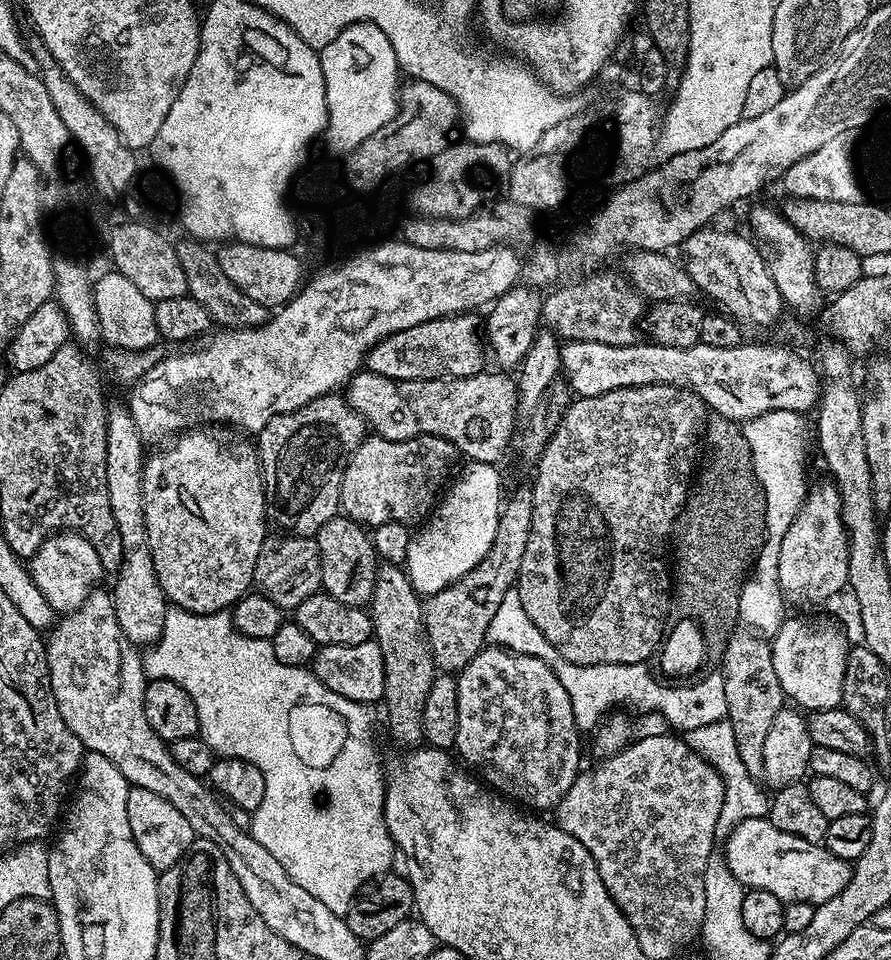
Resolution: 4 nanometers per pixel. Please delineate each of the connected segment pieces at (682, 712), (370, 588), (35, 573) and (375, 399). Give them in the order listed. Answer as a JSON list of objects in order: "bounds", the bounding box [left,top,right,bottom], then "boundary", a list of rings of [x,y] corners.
[{"bounds":[487,587,728,734],"boundary":[[[516,587],[511,588],[505,594],[502,598],[502,603],[498,605],[498,611],[494,614],[494,618],[490,618],[487,643],[492,646],[506,648],[509,652],[533,656],[549,664],[554,670],[558,682],[562,682],[562,687],[566,689],[566,694],[570,694],[570,706],[574,706],[574,722],[576,727],[584,734],[591,733],[609,713],[619,709],[616,708],[619,704],[629,704],[630,707],[637,708],[637,713],[640,714],[659,712],[660,716],[666,718],[669,729],[675,730],[680,734],[693,732],[698,726],[710,726],[710,722],[718,722],[725,719],[728,715],[726,682],[724,681],[723,671],[716,670],[716,672],[710,673],[709,676],[704,676],[701,680],[694,681],[693,684],[686,684],[690,682],[676,682],[673,683],[676,684],[673,688],[667,688],[666,685],[659,684],[652,677],[652,672],[648,669],[649,665],[647,663],[582,666],[562,658],[558,654],[558,650],[554,650],[554,646],[550,646],[550,642],[546,642],[546,634],[542,634],[542,630],[538,630],[538,626],[534,626],[534,622],[530,622],[530,614],[526,614],[526,610],[522,607],[522,598],[518,598]]]},{"bounds":[314,514,378,606],"boundary":[[[338,514],[330,522],[326,522],[326,526],[316,531],[314,539],[320,551],[320,583],[323,591],[338,598],[338,602],[346,602],[346,606],[368,606],[371,595],[374,594],[378,567],[371,535],[355,520]]]},{"bounds":[30,530,105,614],"boundary":[[[60,530],[49,535],[40,549],[31,556],[30,571],[38,590],[42,590],[46,602],[50,602],[53,613],[56,614],[67,614],[82,606],[89,592],[99,585],[96,583],[100,576],[105,575],[94,546],[90,546],[86,537],[71,530]]]},{"bounds":[346,370,518,465],"boundary":[[[361,370],[348,381],[346,399],[365,425],[384,440],[437,436],[449,440],[457,453],[465,452],[469,461],[499,465],[516,428],[518,384],[511,375],[488,371],[447,380],[391,380]]]}]

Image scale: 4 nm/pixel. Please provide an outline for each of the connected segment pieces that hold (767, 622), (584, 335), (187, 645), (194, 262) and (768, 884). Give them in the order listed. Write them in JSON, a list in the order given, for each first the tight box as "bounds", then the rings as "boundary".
[{"bounds":[740,410,810,638],"boundary":[[[790,410],[767,412],[753,420],[743,421],[746,442],[750,442],[754,470],[758,474],[758,482],[766,498],[766,530],[768,537],[764,541],[764,549],[756,558],[751,569],[750,578],[745,579],[740,588],[740,620],[749,629],[771,638],[775,636],[786,619],[784,604],[786,597],[780,590],[778,582],[778,554],[786,530],[804,505],[804,497],[808,495],[809,485],[804,485],[804,463],[808,460],[808,440],[810,444],[810,424],[803,415]]]},{"bounds":[542,272,645,344],"boundary":[[[606,272],[581,284],[556,288],[542,300],[542,320],[561,341],[597,340],[607,344],[637,343],[636,323],[644,316],[645,297],[623,275]]]},{"bounds":[142,607,394,917],"boundary":[[[169,607],[162,626],[162,634],[155,644],[143,653],[142,659],[144,661],[144,674],[148,680],[178,682],[178,686],[182,686],[182,690],[186,690],[186,694],[190,694],[190,698],[198,710],[198,722],[200,723],[198,735],[201,740],[208,741],[208,745],[211,746],[217,757],[229,756],[246,762],[254,762],[254,766],[258,766],[258,770],[262,770],[262,778],[266,778],[266,798],[262,798],[262,806],[258,806],[258,810],[251,813],[250,831],[252,837],[258,842],[262,842],[262,846],[266,846],[266,850],[270,850],[270,854],[274,854],[274,858],[278,858],[278,862],[282,862],[282,870],[286,870],[286,874],[294,882],[302,886],[307,893],[312,894],[314,898],[318,898],[327,909],[343,917],[361,889],[375,880],[376,877],[383,876],[393,867],[394,845],[384,821],[386,772],[382,767],[382,760],[380,764],[379,758],[376,757],[375,746],[372,745],[372,716],[368,713],[371,711],[365,705],[354,702],[350,698],[342,698],[342,694],[334,694],[334,690],[322,686],[322,682],[318,682],[318,678],[312,675],[307,667],[282,666],[282,662],[278,662],[278,658],[274,658],[272,644],[267,640],[246,638],[246,634],[242,634],[234,627],[232,617],[227,611],[194,614],[187,612],[185,608]]]},{"bounds":[176,238,270,329],"boundary":[[[184,238],[184,241],[176,244],[178,262],[182,262],[182,270],[186,273],[188,295],[194,297],[198,302],[202,302],[202,306],[206,306],[213,325],[219,326],[221,329],[262,326],[269,318],[270,309],[262,306],[262,302],[254,302],[254,298],[242,294],[242,290],[238,290],[238,286],[234,286],[234,282],[230,282],[230,278],[226,278],[222,266],[218,266],[216,252],[208,248],[211,247],[207,243],[195,238]]]},{"bounds":[722,818,853,904],"boundary":[[[750,818],[742,822],[726,838],[728,844],[722,859],[745,889],[770,890],[774,898],[785,904],[810,902],[821,904],[834,898],[850,882],[853,865],[847,860],[830,854],[823,843],[811,844],[806,838],[778,830],[767,818]]]}]

